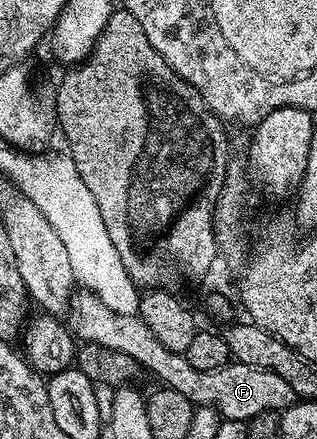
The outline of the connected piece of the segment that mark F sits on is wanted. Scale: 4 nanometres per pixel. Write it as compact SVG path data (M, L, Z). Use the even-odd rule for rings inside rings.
M76 290L69 308L69 330L76 340L82 341L84 344L100 343L106 348L117 349L117 351L127 353L129 357L133 357L133 361L138 363L138 366L144 372L145 370L152 371L160 379L158 382L162 386L177 389L177 393L185 393L185 397L189 397L189 401L193 405L215 408L223 419L241 419L246 421L257 417L257 413L283 411L297 401L297 396L293 393L289 381L284 381L282 377L277 377L277 373L269 373L269 369L257 369L257 365L245 365L244 363L232 361L227 366L221 369L213 369L212 371L193 369L193 365L189 365L186 354L178 355L169 349L165 349L165 345L161 345L161 341L157 341L157 337L153 337L153 333L147 328L145 321L139 318L138 314L115 313L91 291Z

